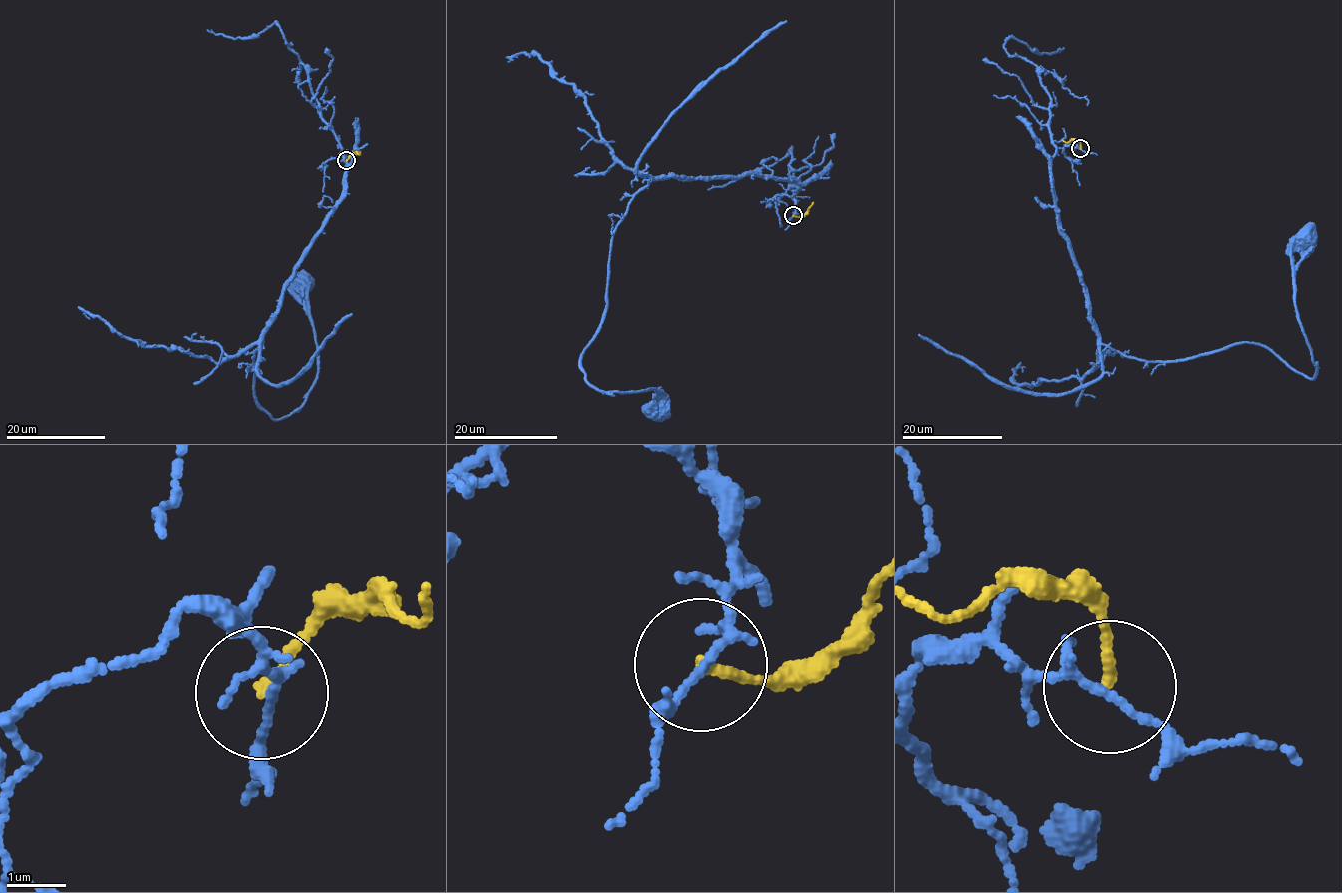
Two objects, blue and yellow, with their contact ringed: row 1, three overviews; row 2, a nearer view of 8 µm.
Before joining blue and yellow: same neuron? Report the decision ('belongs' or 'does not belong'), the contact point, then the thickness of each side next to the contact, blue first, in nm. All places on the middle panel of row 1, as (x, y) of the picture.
does not belong; place (793, 215); calibres 110 and 180 nm

